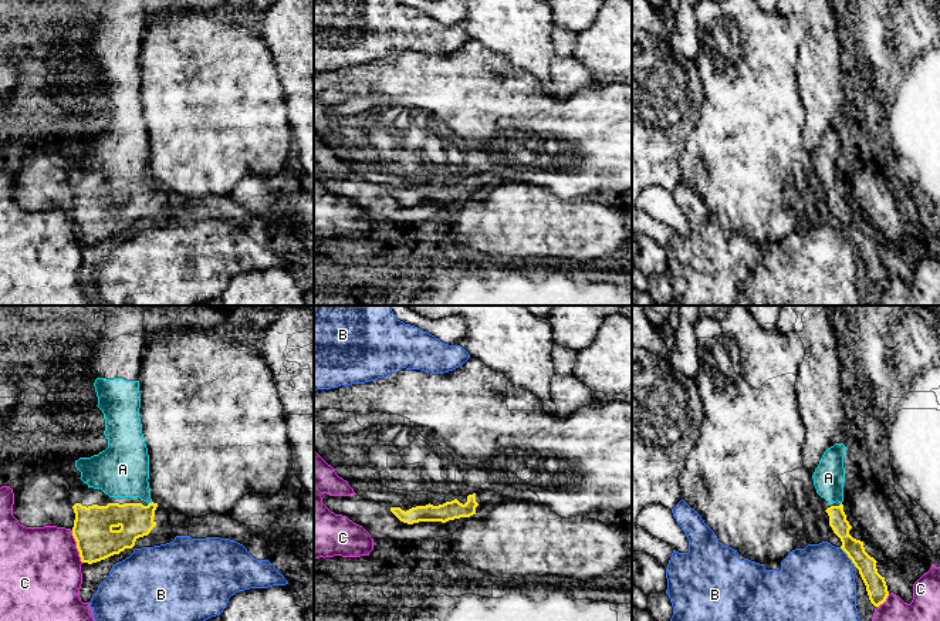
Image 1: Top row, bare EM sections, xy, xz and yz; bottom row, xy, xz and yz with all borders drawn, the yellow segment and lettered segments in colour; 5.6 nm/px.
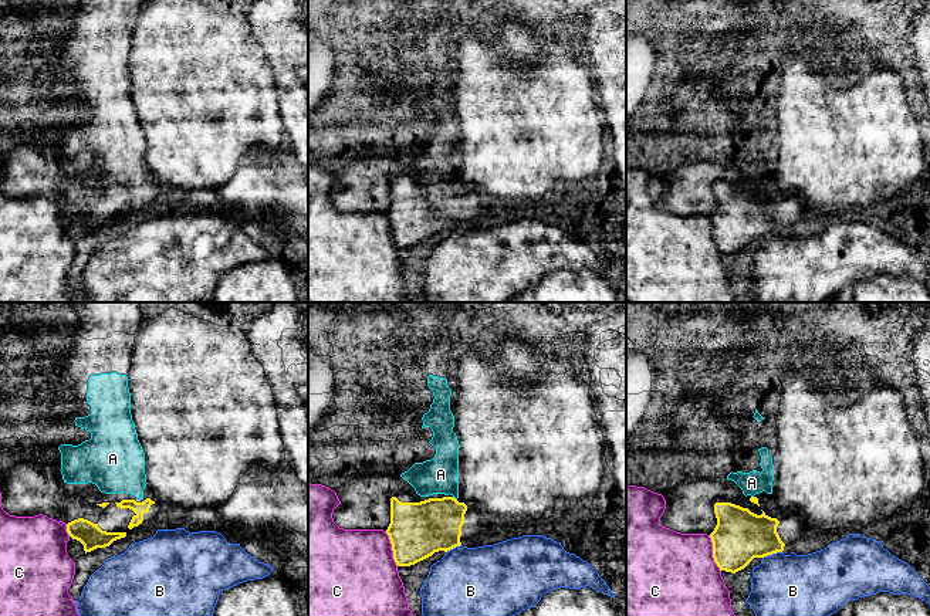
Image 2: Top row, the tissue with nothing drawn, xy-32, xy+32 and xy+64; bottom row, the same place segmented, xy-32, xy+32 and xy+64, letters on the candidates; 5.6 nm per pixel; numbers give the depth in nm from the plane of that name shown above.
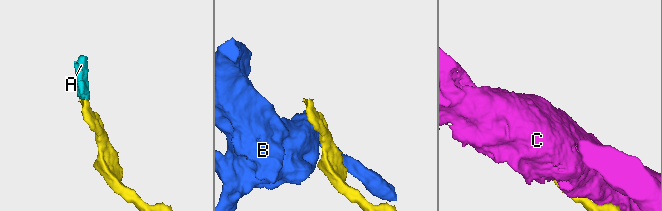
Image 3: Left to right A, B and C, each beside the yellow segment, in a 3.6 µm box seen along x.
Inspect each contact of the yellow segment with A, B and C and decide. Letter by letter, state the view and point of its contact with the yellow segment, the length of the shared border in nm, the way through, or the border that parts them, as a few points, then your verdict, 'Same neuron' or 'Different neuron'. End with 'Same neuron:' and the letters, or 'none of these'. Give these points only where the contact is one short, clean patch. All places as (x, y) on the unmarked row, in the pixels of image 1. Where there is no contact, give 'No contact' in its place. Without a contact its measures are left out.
A: Touches yellow at xy (149, 185). Shared border 40 nm. Path across: xy (137, 202), (149, 185), (144, 174), (122, 151). Same neuron
B: Touches yellow at yz (848, 238). Shared border 140 nm. Different neuron
C: Touches yellow at xy (77, 228). Shared border 200 nm. Different neuron
Same neuron: A

